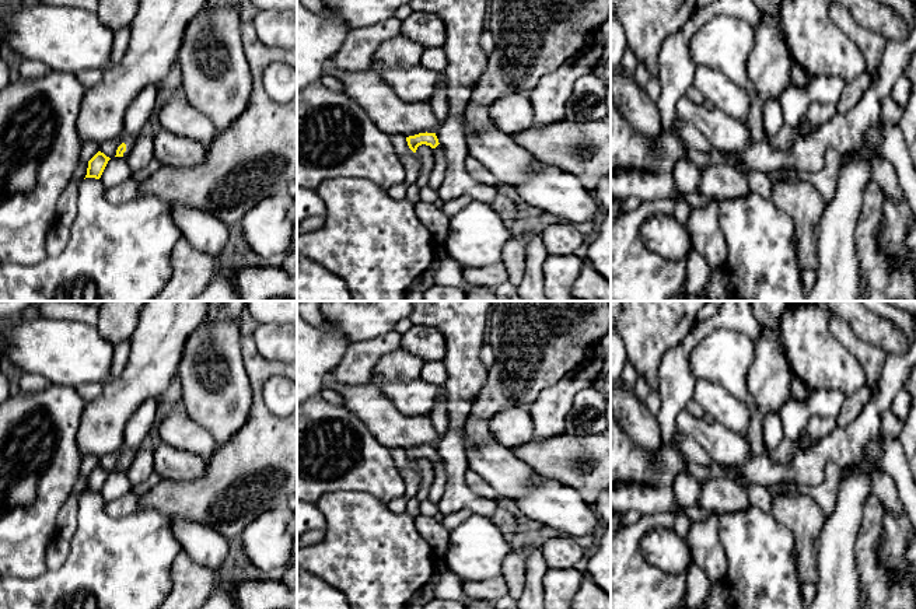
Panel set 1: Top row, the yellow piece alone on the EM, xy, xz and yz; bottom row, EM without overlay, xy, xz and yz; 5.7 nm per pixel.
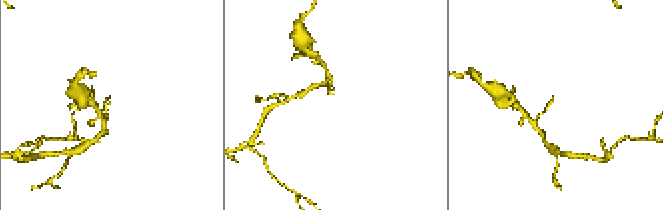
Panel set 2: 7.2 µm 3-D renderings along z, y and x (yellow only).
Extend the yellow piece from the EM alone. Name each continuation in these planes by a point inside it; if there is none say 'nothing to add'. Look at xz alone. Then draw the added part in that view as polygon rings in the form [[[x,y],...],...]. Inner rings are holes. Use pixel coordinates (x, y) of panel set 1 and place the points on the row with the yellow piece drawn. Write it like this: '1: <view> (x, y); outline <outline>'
1: xz (440, 161); outline [[[438,144],[434,148],[434,168],[431,175],[429,176],[429,186],[438,189],[444,181],[445,171],[447,171],[447,158],[443,147]]]

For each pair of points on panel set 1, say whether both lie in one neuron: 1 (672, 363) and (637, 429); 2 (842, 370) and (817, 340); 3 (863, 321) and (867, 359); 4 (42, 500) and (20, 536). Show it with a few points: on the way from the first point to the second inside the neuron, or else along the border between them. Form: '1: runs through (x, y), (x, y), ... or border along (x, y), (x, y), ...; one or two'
1: border along (654, 416), (663, 443); two
2: runs through (835, 363), (820, 347); one
3: border along (843, 319), (862, 340), (883, 349), (888, 354); two
4: runs through (34, 508), (20, 522), (20, 528); one

